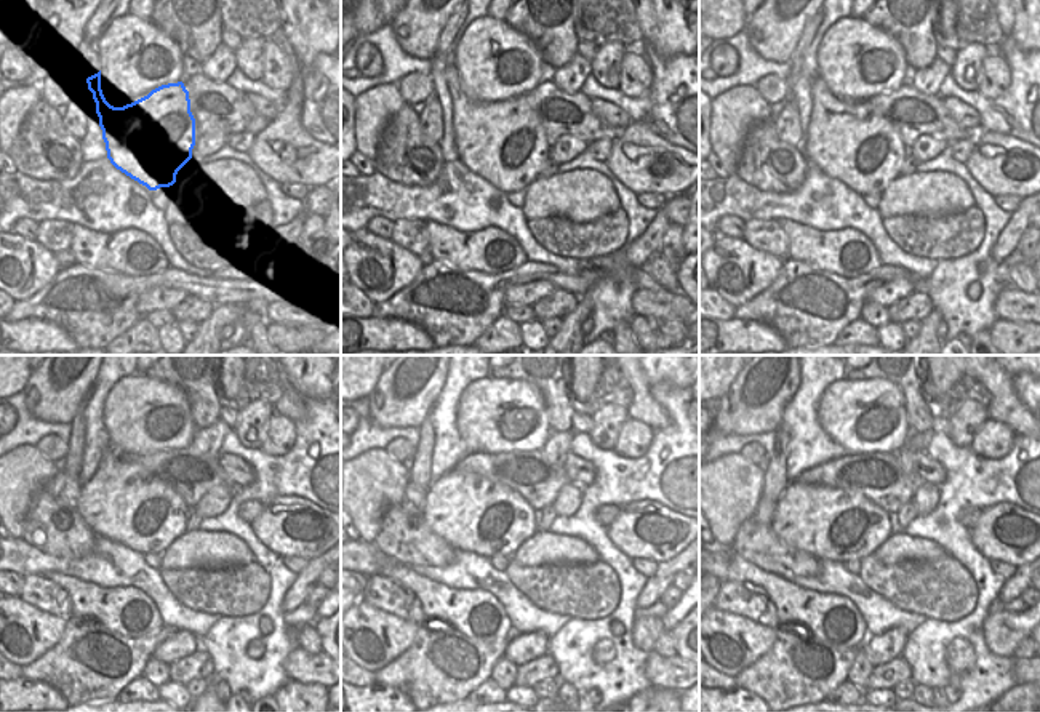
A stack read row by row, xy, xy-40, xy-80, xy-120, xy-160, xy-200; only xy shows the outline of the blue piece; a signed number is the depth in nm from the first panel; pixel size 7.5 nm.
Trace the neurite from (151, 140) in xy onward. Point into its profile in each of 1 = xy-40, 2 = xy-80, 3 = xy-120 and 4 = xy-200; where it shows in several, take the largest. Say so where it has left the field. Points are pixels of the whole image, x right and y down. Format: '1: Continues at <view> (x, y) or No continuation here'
1: Continues at xy-40 (504, 143)
2: Continues at xy-80 (845, 140)
3: Continues at xy-120 (124, 503)
4: Continues at xy-200 (826, 522).

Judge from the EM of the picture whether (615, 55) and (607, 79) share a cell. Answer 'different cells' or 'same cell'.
same cell

